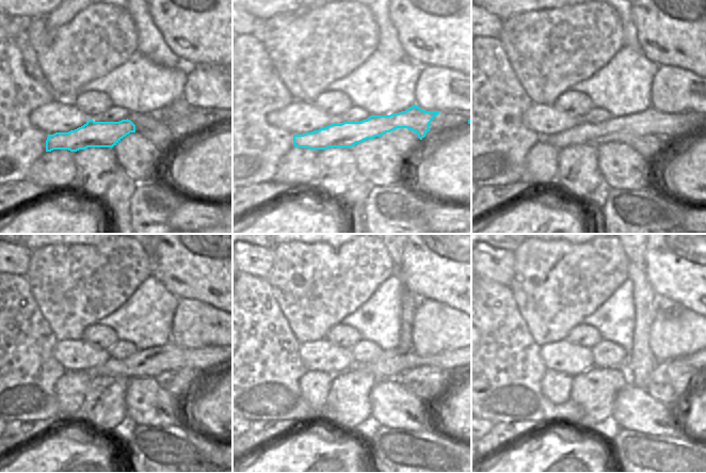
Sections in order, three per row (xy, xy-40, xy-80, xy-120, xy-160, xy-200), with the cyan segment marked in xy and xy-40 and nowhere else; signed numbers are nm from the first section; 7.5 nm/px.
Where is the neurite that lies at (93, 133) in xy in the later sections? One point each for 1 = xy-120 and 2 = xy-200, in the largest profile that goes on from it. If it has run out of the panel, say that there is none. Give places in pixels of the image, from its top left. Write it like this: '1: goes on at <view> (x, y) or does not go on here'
1: goes on at xy-120 (149, 363)
2: goes on at xy-200 (688, 357)

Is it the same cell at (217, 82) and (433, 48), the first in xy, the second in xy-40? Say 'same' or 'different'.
different

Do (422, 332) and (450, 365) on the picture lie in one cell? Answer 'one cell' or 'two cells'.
two cells

